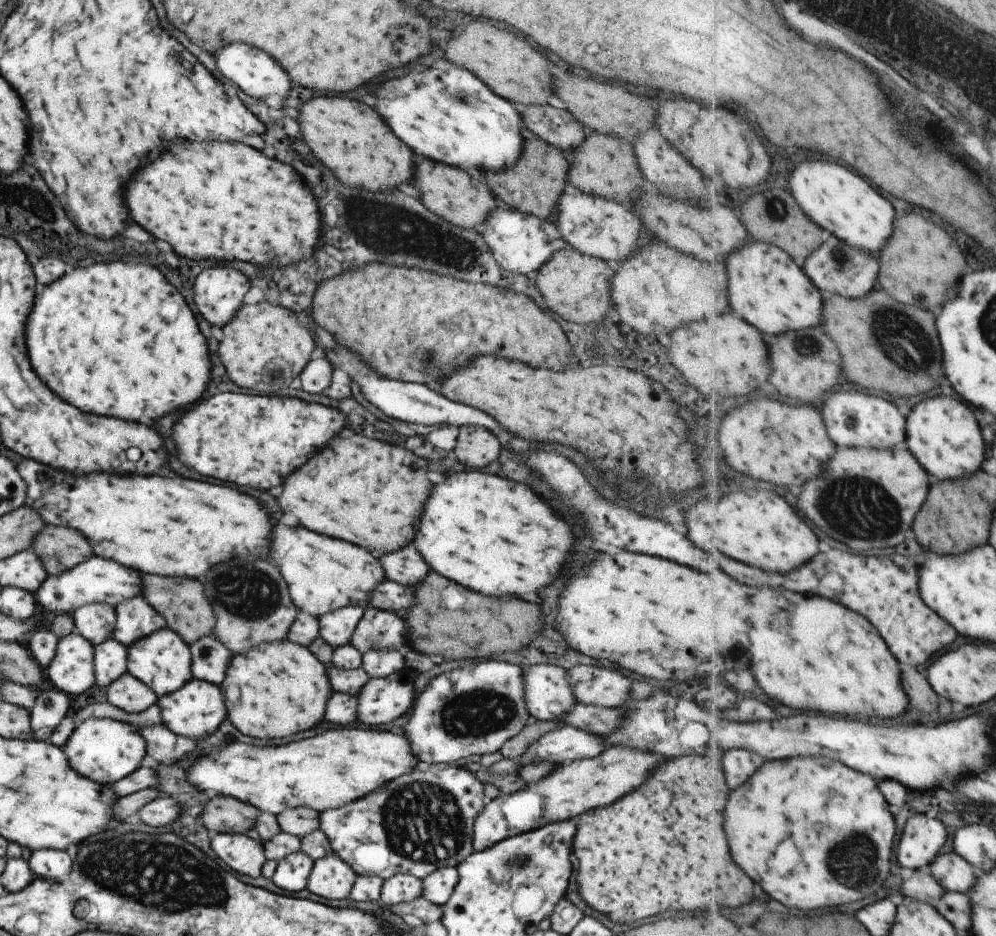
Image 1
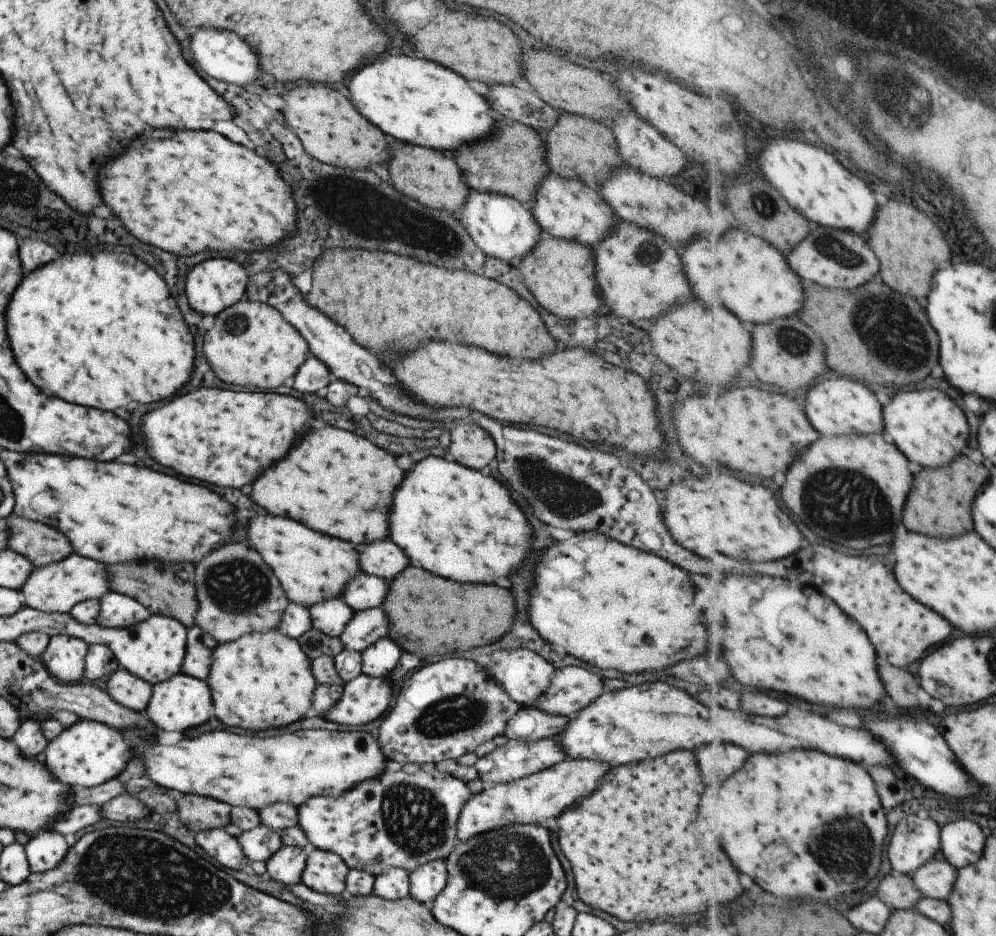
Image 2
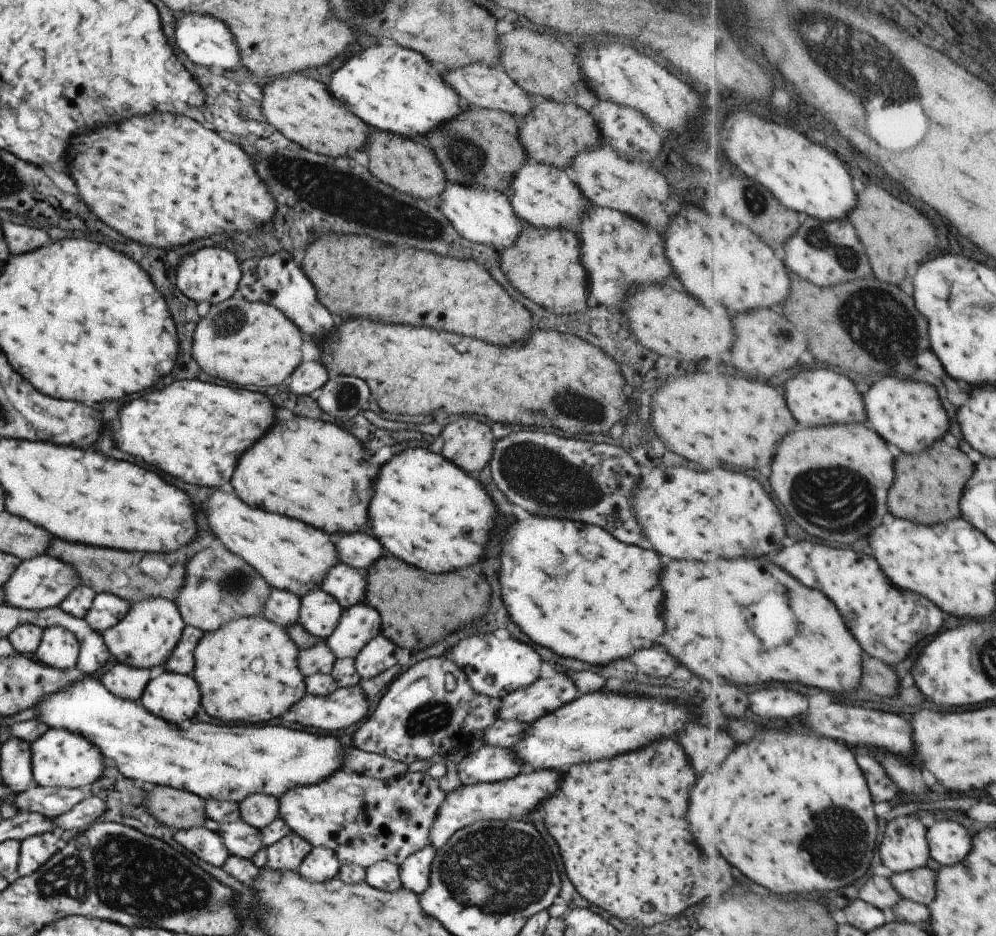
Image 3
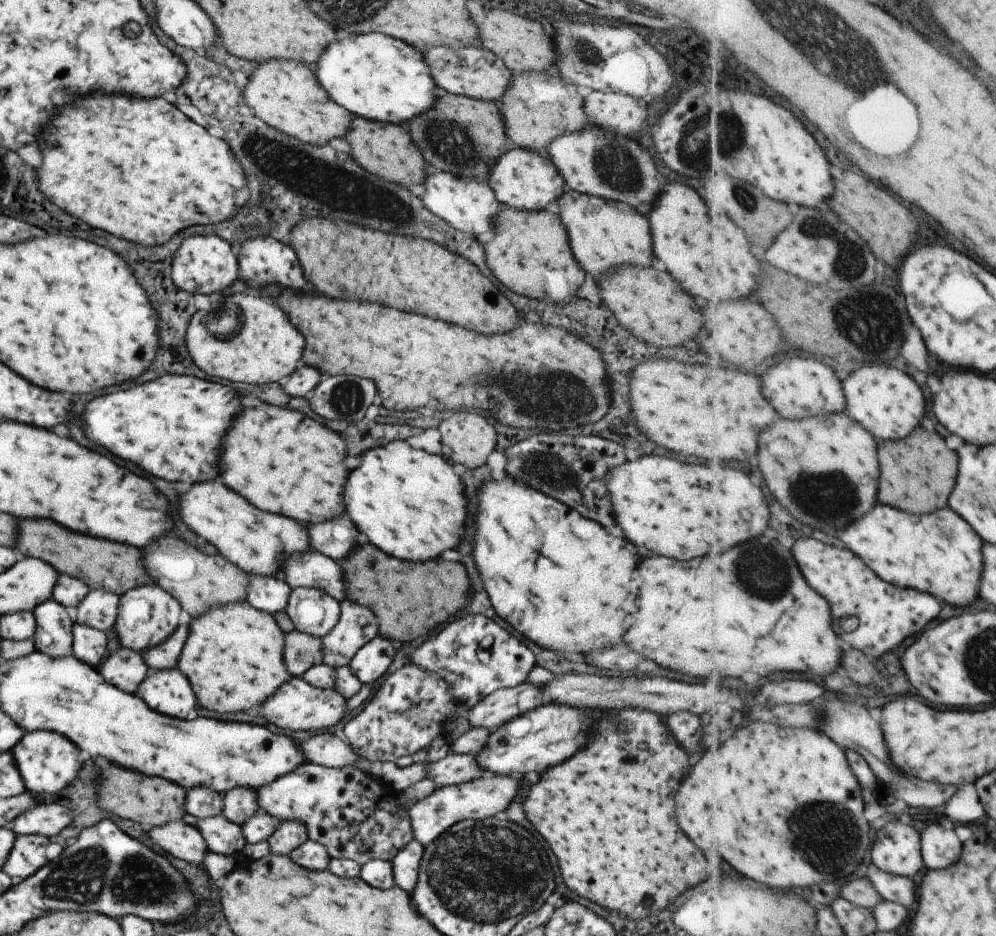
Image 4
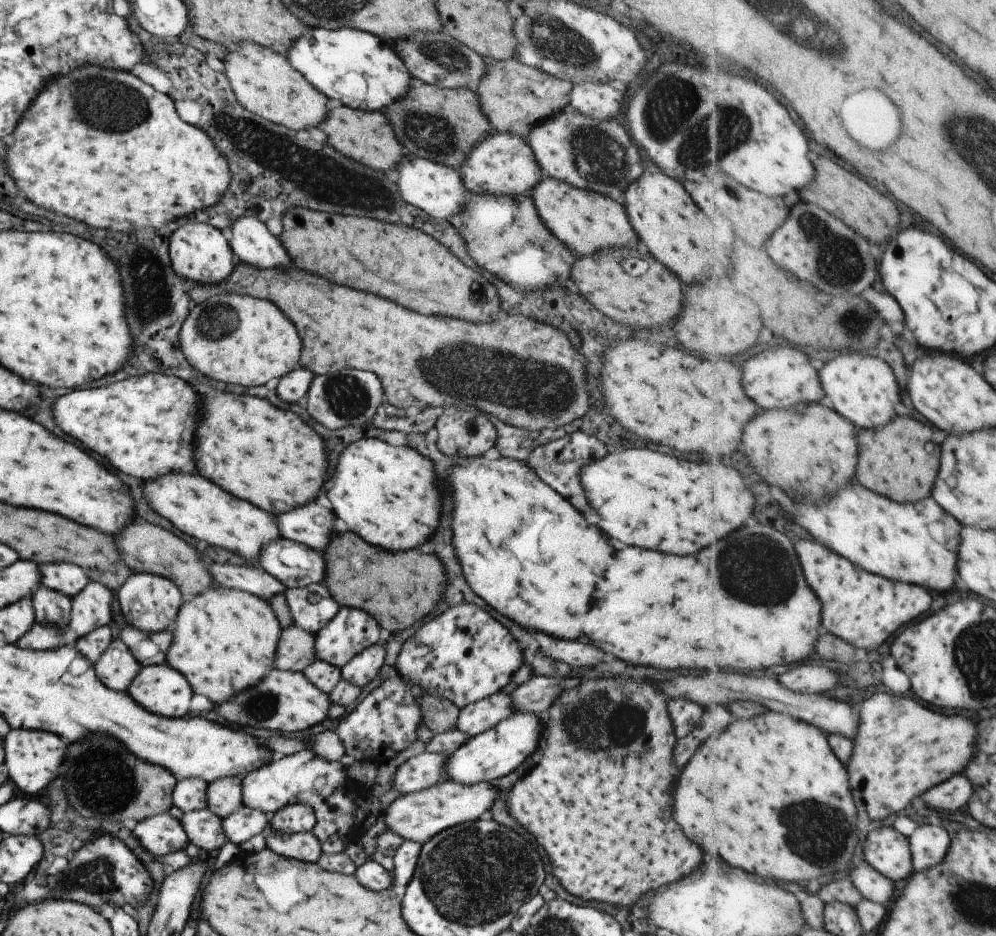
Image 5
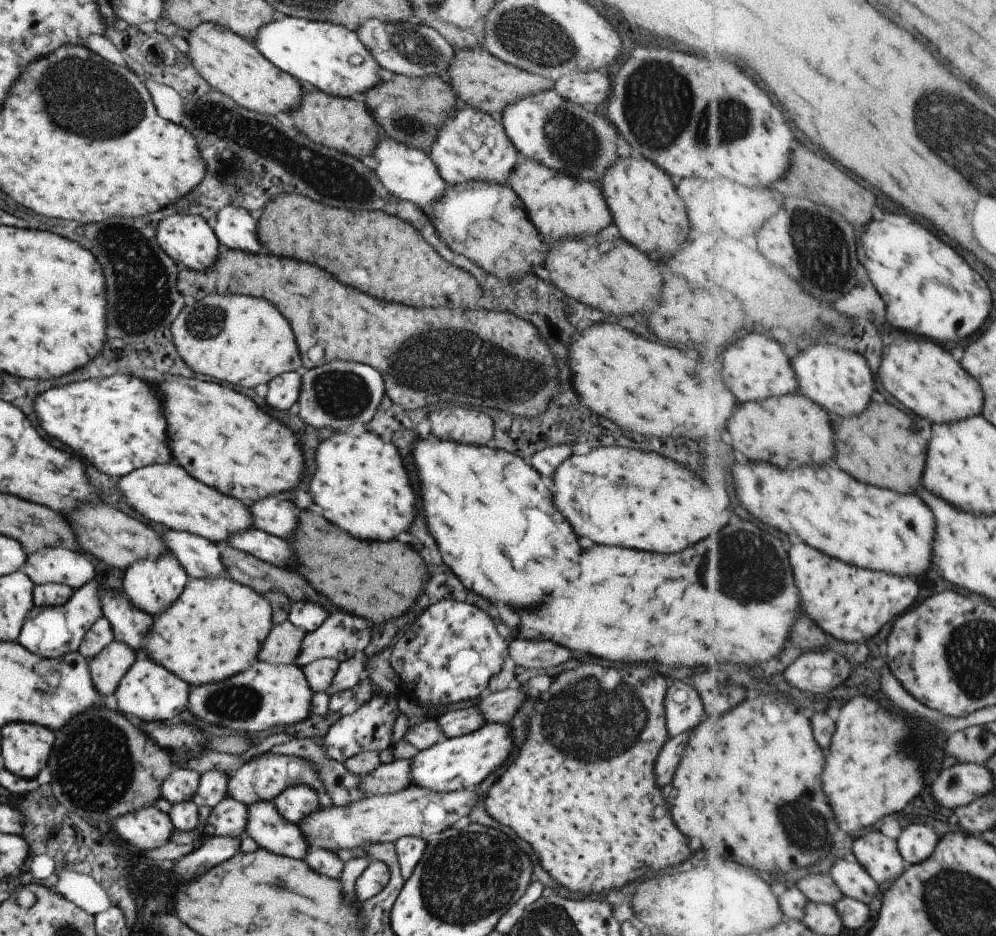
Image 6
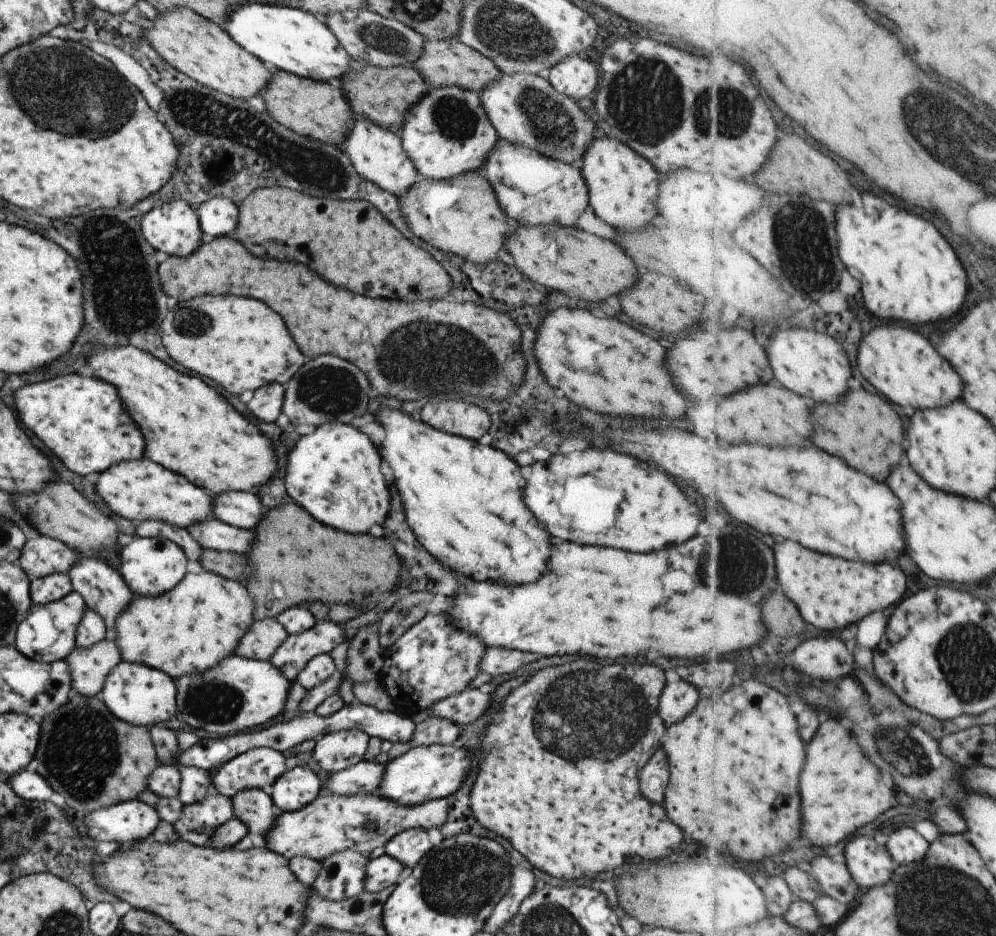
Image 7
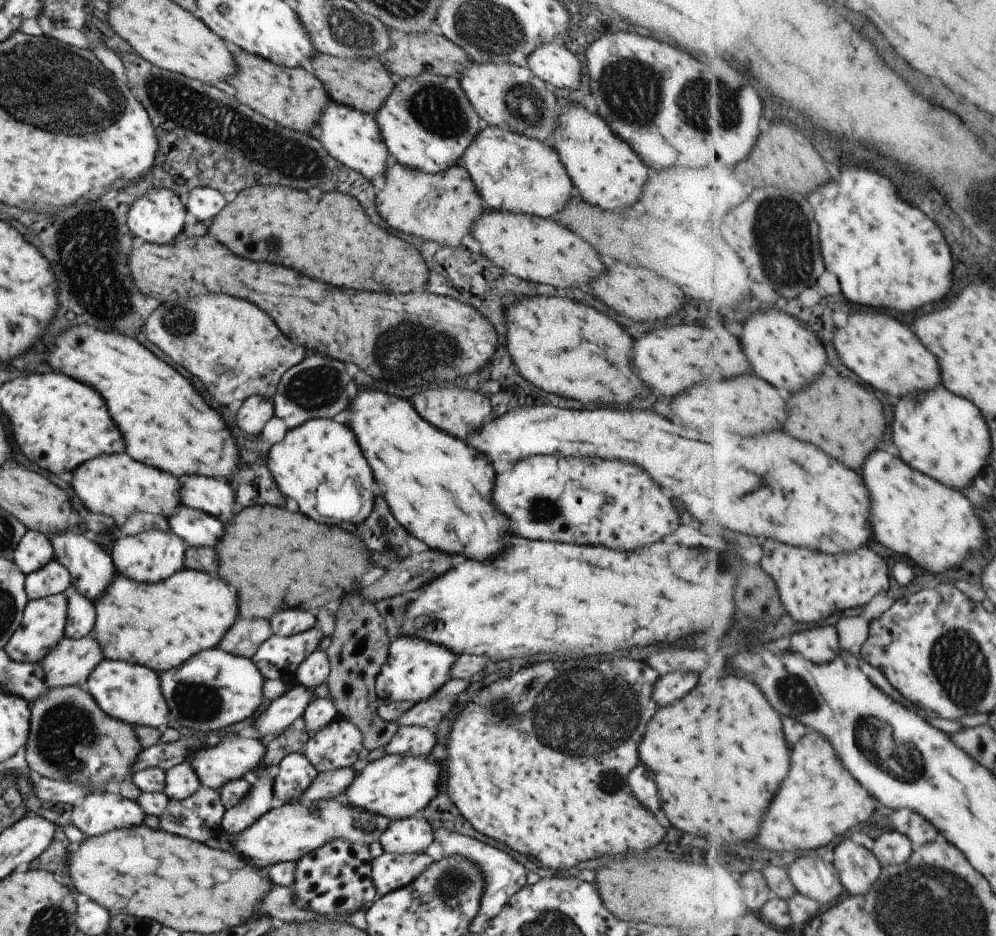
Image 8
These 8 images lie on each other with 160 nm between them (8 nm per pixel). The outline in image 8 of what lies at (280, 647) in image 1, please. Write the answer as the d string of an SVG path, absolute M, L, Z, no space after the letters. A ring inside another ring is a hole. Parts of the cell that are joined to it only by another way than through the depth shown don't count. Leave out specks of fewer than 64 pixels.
M177 570L159 584L137 584L115 576L97 604L91 636L95 634L104 659L125 660L153 668L157 674L179 666L189 656L214 648L237 616L237 594L221 580L203 572Z

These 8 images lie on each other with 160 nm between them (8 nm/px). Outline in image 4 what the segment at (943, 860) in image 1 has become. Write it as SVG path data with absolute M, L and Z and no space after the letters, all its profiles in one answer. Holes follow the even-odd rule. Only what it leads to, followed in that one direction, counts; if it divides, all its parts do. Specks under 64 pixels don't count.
M881 869L870 874L869 878L885 901L893 901L907 908L917 904L917 884L911 878Z

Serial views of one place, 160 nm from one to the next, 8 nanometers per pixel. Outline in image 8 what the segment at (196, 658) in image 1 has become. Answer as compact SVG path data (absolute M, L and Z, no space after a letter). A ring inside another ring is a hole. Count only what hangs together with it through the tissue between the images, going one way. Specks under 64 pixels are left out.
M81 531L53 532L47 534L47 540L53 550L53 559L68 571L71 578L70 588L77 590L91 602L109 588L109 582L113 580L113 574L116 572L112 560L96 543L87 540Z

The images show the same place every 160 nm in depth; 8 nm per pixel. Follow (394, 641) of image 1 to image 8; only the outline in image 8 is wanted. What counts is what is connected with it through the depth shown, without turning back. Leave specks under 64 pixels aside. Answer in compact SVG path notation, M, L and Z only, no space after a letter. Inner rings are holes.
M315 627L287 637L272 635L257 646L249 660L257 666L261 678L292 682L297 666L316 651L323 636Z

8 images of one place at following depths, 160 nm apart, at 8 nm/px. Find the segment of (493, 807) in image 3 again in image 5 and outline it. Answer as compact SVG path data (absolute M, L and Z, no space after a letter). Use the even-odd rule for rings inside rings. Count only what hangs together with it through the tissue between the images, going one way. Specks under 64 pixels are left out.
M445 778L432 787L399 796L379 814L382 814L386 828L391 832L398 834L402 839L422 844L446 828L467 820L477 820L485 810L491 808L495 796L497 796L497 789L493 783L481 781L464 785Z

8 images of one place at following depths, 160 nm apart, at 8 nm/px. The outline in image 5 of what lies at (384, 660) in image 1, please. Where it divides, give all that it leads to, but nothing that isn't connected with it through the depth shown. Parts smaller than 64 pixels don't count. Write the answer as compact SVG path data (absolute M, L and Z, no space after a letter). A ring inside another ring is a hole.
M372 644L340 668L340 678L361 688L377 676L379 668L383 666L383 660L385 660L383 645Z

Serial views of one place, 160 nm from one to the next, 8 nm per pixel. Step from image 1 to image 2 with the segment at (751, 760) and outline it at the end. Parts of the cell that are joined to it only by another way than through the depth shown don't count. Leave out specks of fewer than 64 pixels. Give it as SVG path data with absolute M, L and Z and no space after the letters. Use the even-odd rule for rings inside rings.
M703 746L695 752L703 782L725 782L729 776L739 772L749 758L749 752L739 746Z

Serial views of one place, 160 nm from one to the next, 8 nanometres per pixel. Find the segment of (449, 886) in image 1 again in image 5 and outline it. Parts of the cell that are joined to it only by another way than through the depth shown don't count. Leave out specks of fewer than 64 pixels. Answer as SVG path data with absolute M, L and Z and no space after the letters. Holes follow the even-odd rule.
M403 839L396 848L392 858L392 886L393 892L401 899L404 895L404 888L413 876L421 844L417 841Z

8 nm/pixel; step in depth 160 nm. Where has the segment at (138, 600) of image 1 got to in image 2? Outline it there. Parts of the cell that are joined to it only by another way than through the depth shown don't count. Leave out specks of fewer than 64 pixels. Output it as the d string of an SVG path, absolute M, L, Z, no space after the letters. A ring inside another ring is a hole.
M109 591L98 599L98 624L109 628L132 627L152 614L134 598Z

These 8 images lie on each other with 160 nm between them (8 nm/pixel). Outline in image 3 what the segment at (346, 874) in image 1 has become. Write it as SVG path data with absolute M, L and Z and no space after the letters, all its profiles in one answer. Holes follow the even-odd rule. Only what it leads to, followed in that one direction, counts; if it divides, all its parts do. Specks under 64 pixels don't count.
M312 847L295 872L307 881L322 883L335 878L340 866L340 862L330 848Z

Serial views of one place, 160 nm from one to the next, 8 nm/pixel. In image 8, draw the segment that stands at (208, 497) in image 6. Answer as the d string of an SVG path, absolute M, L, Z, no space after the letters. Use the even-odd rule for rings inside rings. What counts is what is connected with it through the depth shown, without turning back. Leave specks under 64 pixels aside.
M127 454L99 456L85 462L85 466L73 470L71 486L85 508L95 514L111 517L116 526L123 524L129 516L137 513L169 516L178 506L181 506L178 494L181 484L177 484L173 476L143 466L131 460Z

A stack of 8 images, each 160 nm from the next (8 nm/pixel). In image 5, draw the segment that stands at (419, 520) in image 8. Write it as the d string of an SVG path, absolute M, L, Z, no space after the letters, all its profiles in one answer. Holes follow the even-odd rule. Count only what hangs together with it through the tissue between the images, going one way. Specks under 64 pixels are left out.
M475 457L469 466L453 466L449 484L455 500L455 512L451 518L453 548L471 590L483 598L489 608L511 618L519 626L563 640L593 644L589 640L589 632L595 624L591 608L601 594L599 588L593 588L593 580L605 570L605 558L609 558L611 552L607 538L595 526L589 526L578 510L541 482L524 462L509 457L495 460Z

